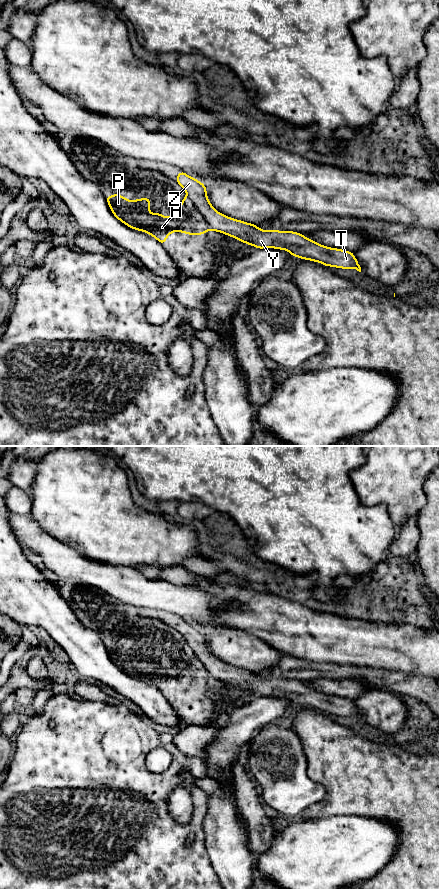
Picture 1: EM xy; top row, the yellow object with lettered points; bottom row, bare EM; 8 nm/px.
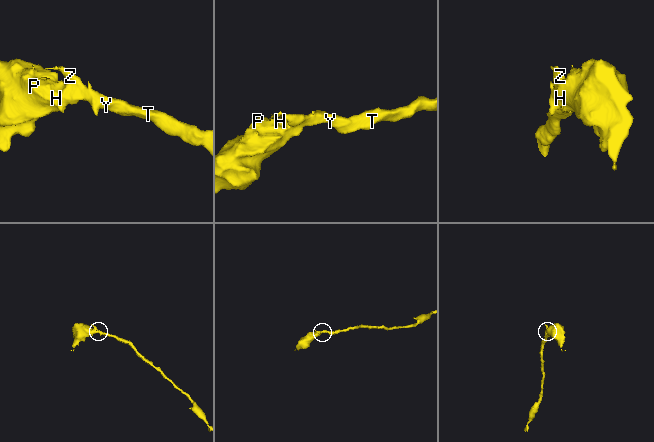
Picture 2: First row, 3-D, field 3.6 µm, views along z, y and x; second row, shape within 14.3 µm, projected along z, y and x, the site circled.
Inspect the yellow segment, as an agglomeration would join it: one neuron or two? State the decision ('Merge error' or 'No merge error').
Merge error

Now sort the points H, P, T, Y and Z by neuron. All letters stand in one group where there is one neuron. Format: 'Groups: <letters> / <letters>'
Groups: H P / T Y Z

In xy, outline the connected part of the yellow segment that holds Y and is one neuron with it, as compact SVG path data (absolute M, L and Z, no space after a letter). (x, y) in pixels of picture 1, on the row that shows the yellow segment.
M180 170L175 181L187 193L202 213L212 230L255 246L257 249L274 248L288 251L292 257L319 262L324 266L356 269L361 267L353 252L321 245L294 231L262 230L257 225L230 218L215 210L210 203L206 185Z

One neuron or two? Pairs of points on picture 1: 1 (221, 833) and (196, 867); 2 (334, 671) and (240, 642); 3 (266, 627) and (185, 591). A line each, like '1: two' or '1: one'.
1: two
2: two
3: two

